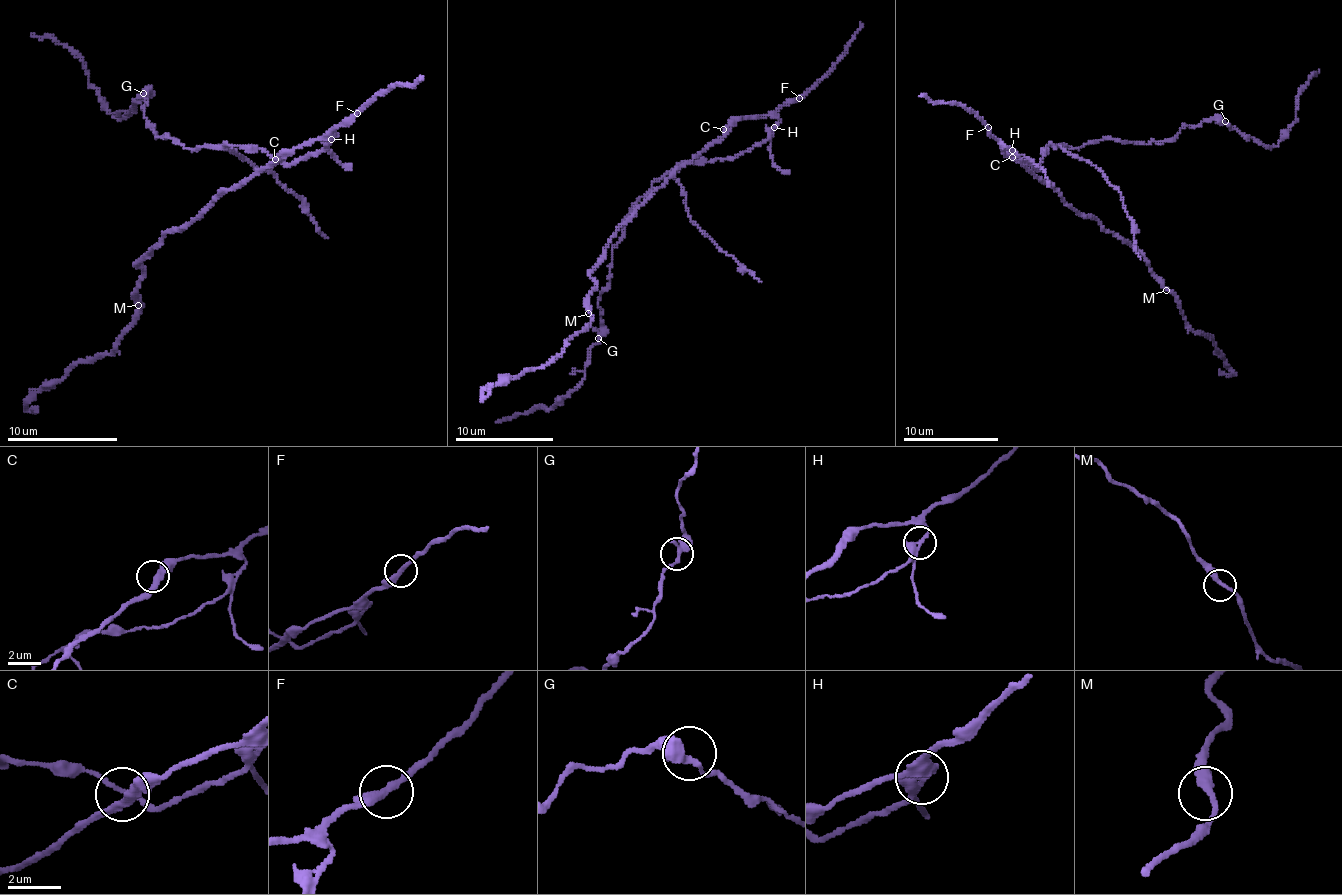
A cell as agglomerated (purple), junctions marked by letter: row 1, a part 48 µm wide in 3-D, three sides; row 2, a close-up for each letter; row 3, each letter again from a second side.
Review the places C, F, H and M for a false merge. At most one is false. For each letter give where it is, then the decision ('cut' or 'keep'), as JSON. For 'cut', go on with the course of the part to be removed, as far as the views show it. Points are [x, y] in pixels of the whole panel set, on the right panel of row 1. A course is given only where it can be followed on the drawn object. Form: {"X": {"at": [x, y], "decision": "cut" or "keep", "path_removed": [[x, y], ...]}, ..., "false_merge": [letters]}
{"C": {"at": [1012, 157], "decision": "keep"}, "F": {"at": [988, 127], "decision": "keep"}, "H": {"at": [1012, 150], "decision": "cut", "path_removed": [[1012, 150], [1037, 169], [1046, 145], [1170, 141], [1187, 125], [1220, 119], [1276, 146], [1319, 69]]}, "M": {"at": [1166, 290], "decision": "keep"}, "false_merge": ["H"]}

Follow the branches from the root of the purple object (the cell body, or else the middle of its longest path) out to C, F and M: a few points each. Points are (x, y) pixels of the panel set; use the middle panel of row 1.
C: (778, 123), (776, 117), (768, 115), (733, 117), (723, 129)
F: (778, 123), (776, 114), (784, 105), (799, 98)
M: (778, 123), (768, 115), (741, 117), (657, 188), (616, 230), (605, 258), (590, 275), (595, 287), (588, 313)

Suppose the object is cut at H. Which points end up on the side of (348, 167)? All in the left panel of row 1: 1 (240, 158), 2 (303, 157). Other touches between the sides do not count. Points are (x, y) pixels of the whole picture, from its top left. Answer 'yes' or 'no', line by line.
1: no
2: no

